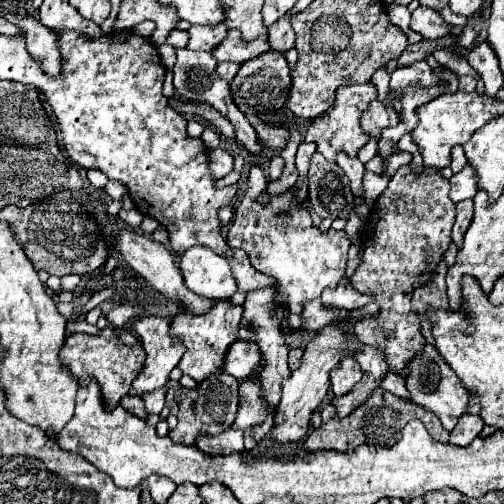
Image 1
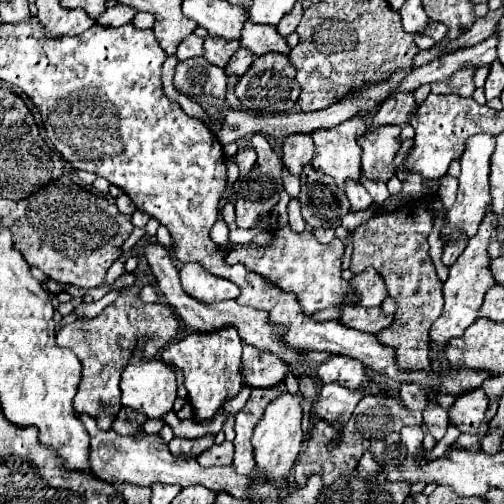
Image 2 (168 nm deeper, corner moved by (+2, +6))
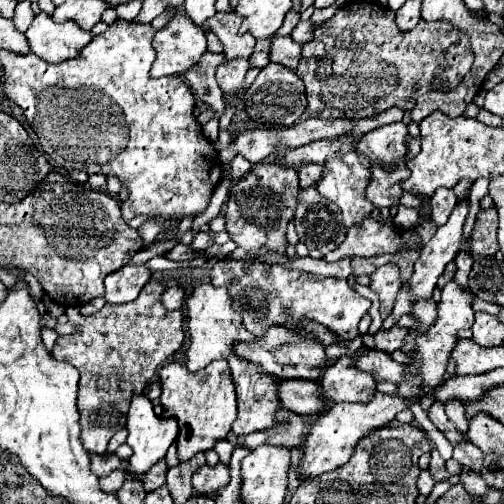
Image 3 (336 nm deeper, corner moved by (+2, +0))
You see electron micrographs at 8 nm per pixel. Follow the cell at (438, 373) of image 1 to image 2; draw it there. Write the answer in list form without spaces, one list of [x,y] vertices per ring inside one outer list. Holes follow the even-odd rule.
[[[474,389],[470,393],[460,395],[448,413],[460,433],[474,433],[478,435],[478,439],[482,439],[488,435],[490,429],[490,421],[486,419],[488,403],[490,401],[484,389]]]

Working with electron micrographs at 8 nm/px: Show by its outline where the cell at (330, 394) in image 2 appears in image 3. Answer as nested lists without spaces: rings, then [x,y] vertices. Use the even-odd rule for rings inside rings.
[[[278,409],[276,419],[272,427],[264,431],[254,431],[250,435],[236,436],[230,431],[226,437],[231,443],[244,443],[244,447],[254,449],[256,445],[264,443],[282,443],[286,447],[300,445],[306,439],[306,417],[296,415],[288,409]]]

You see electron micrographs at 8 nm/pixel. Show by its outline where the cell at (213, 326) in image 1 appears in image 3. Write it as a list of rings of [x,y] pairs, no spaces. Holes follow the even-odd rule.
[[[226,359],[212,361],[202,371],[188,371],[186,363],[170,361],[160,369],[160,385],[162,395],[160,401],[164,405],[162,417],[174,417],[180,423],[178,435],[178,457],[180,461],[190,459],[198,451],[208,451],[214,447],[218,439],[224,439],[238,415],[236,391],[232,373]]]

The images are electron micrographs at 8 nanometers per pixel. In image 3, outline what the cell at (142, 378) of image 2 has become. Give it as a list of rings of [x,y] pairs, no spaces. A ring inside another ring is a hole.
[[[132,393],[130,401],[130,411],[126,419],[126,429],[128,429],[128,445],[134,449],[134,455],[130,457],[130,469],[132,473],[146,473],[158,459],[162,459],[172,445],[172,441],[178,435],[178,423],[176,419],[162,419],[160,415],[154,413],[154,405],[148,399],[146,393]]]

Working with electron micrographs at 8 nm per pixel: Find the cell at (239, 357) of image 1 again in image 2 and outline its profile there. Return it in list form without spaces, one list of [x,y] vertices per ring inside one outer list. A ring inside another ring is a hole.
[[[244,345],[242,355],[242,375],[244,383],[250,387],[276,387],[286,381],[286,377],[292,373],[292,367],[280,361],[278,357],[272,357],[272,353],[256,351],[252,345]]]

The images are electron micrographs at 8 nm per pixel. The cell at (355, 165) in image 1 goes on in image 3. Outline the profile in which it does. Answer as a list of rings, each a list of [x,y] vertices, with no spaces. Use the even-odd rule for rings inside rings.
[[[366,217],[360,223],[354,223],[348,233],[344,243],[328,253],[324,259],[326,261],[338,261],[342,257],[372,257],[378,253],[388,253],[388,251],[400,251],[404,247],[402,239],[398,237],[398,231],[394,227],[380,225],[372,217]]]

